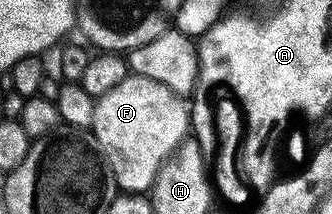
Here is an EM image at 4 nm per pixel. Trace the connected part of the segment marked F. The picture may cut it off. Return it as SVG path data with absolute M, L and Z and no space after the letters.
M127 74L121 85L95 100L90 130L107 161L116 184L127 193L147 193L164 163L188 138L187 107L184 96L173 93L161 81Z

